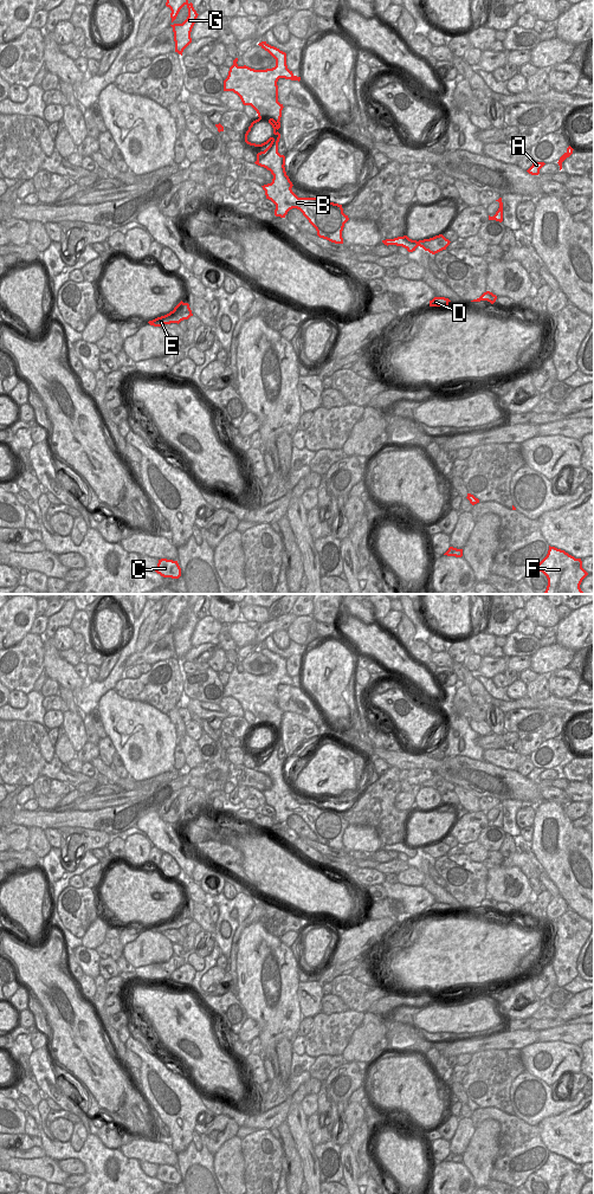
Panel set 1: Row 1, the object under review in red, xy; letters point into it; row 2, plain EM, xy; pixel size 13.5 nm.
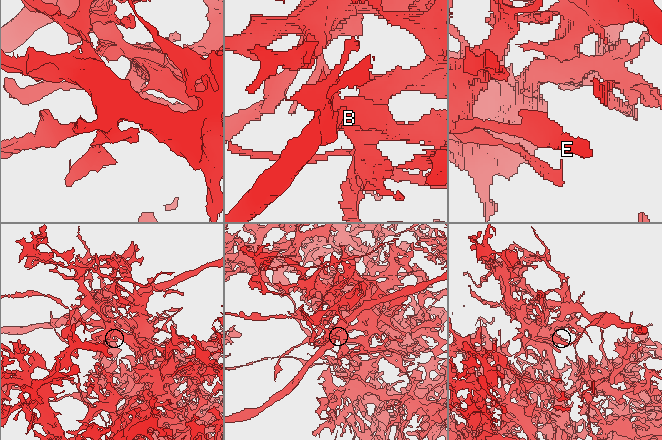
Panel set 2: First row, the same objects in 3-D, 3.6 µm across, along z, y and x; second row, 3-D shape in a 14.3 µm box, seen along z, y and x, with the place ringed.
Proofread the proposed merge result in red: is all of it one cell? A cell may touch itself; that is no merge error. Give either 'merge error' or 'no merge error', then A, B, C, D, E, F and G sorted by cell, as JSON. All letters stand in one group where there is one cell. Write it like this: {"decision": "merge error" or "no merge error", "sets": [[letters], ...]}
{"decision": "merge error", "sets": [["A", "B", "D", "E", "F", "G"], ["C"]]}

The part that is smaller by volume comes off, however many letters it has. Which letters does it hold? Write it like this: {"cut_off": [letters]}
{"cut_off": ["C"]}

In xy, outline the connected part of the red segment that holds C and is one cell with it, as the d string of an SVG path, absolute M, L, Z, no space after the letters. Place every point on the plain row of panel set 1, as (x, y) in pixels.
M167 1164L159 1166L157 1174L155 1177L163 1183L179 1185L181 1182L181 1174L177 1167Z

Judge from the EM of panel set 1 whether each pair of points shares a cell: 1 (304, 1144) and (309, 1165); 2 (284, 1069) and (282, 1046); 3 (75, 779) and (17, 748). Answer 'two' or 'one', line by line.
1: one
2: one
3: one

